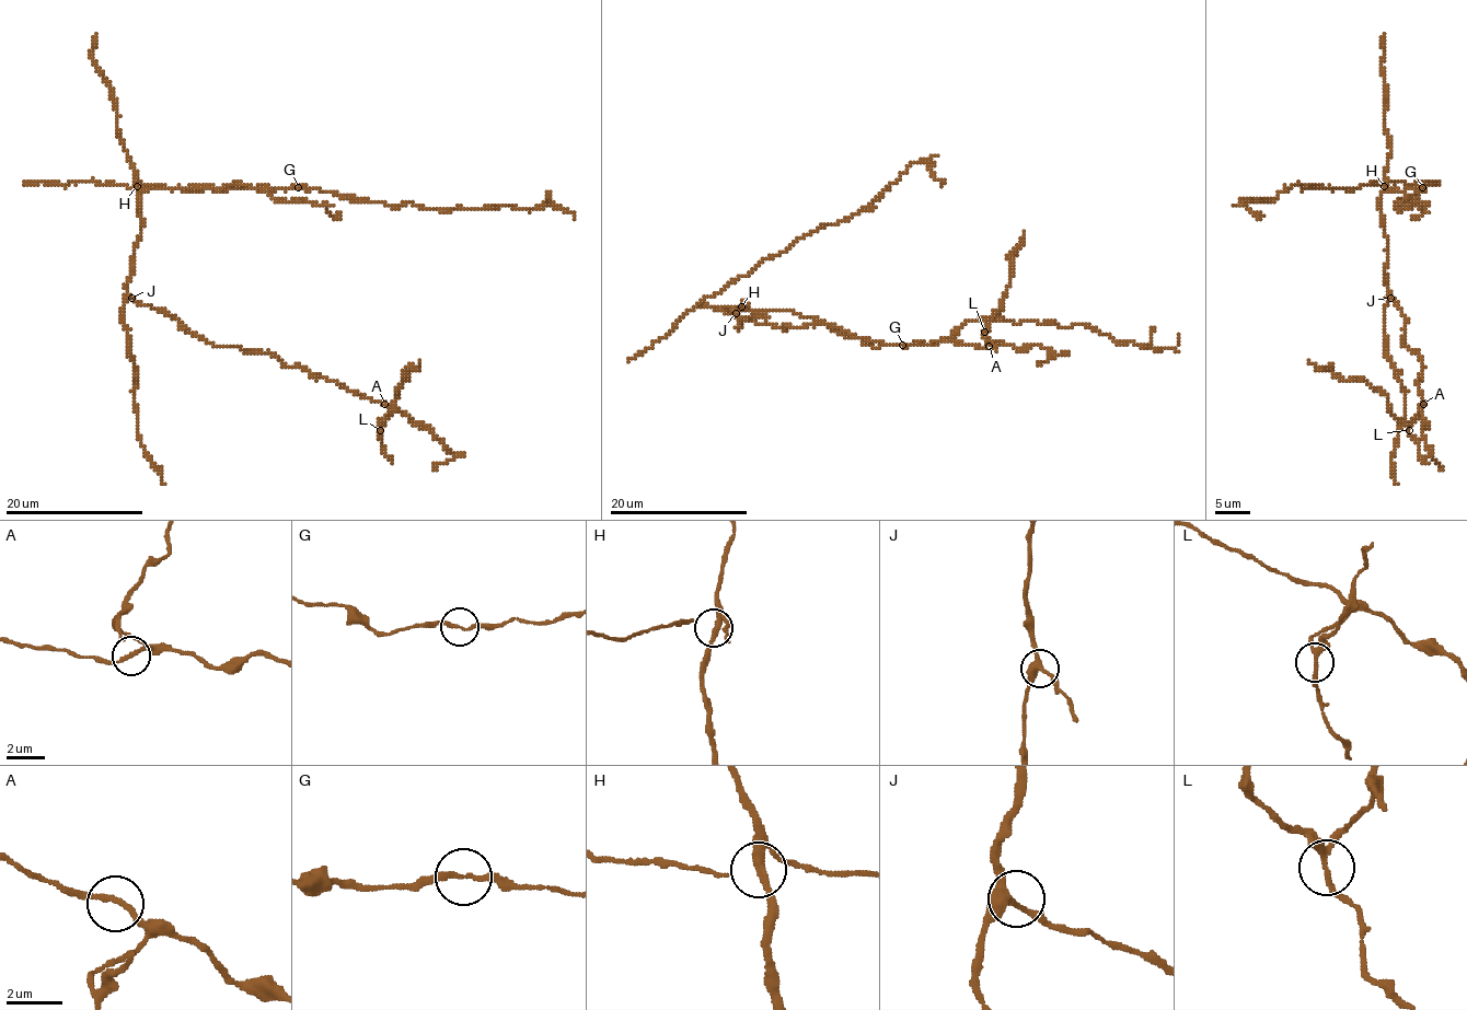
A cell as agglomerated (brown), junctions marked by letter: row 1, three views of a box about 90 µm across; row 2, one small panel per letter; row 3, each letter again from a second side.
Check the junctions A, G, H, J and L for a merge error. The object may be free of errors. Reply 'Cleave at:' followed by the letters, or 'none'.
Cleave at: L

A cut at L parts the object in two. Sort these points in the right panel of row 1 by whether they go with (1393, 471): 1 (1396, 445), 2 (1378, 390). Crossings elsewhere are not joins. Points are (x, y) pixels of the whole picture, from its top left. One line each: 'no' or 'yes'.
1: yes
2: no

